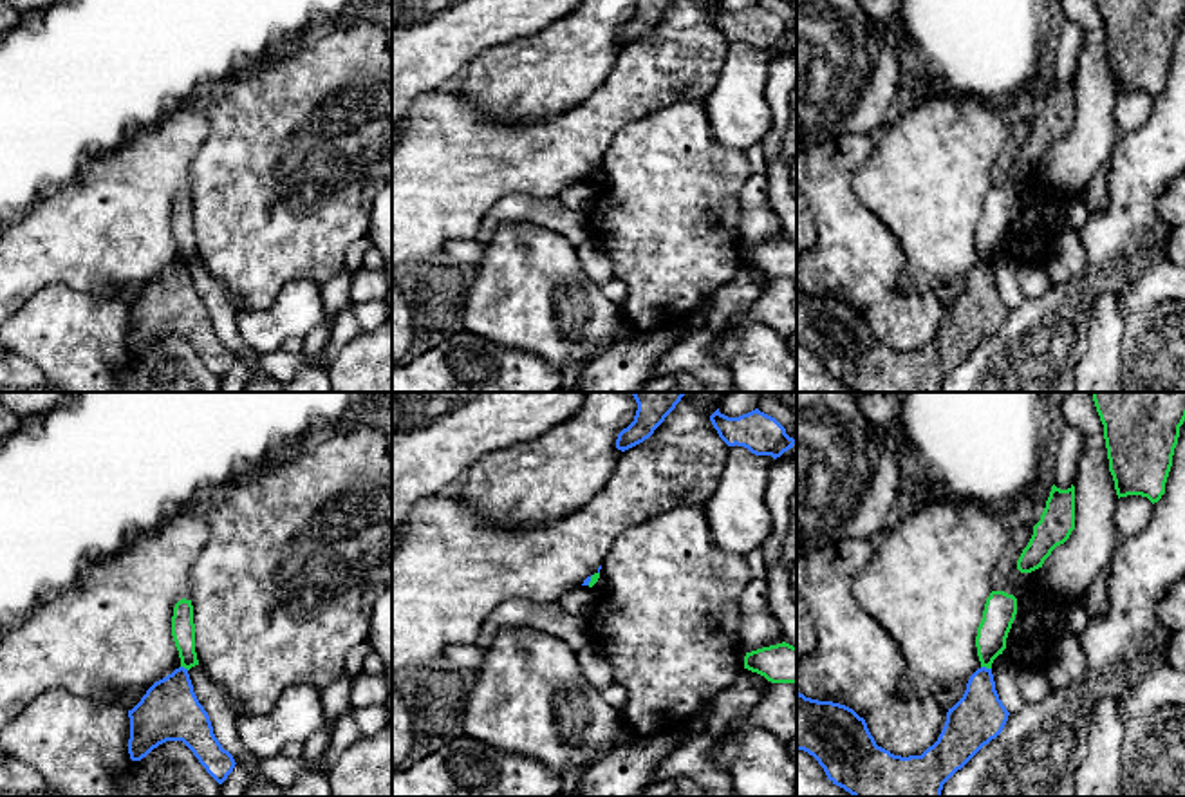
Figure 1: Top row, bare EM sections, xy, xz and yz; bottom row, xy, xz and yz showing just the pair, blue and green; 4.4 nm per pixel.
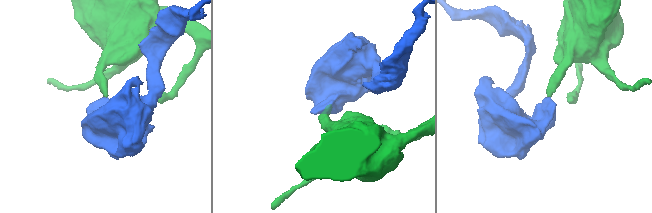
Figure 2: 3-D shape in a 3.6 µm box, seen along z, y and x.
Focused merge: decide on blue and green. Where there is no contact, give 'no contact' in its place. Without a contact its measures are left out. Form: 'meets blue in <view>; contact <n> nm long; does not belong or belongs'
meets blue in yz; contact 50 nm long; does not belong

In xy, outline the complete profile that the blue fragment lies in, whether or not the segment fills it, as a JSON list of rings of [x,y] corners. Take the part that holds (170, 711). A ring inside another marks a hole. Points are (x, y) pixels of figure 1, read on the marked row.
[[[184,667],[155,681],[128,710],[128,717],[132,761],[141,761],[166,741],[182,741],[219,784],[237,764],[215,737],[210,716],[199,703]]]

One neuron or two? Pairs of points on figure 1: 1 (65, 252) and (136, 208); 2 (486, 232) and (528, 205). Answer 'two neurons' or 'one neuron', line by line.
1: one neuron
2: one neuron

